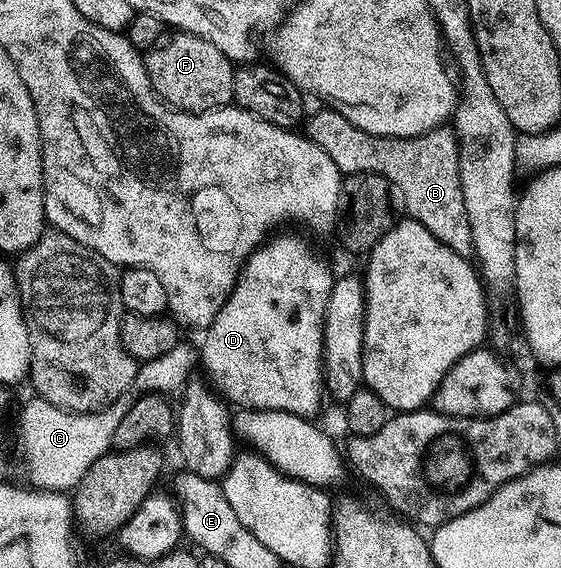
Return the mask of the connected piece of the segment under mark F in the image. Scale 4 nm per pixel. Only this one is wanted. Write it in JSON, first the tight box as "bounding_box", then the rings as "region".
{"bounding_box":[144,31,234,113],"region":[[[177,31],[172,35],[169,42],[166,40],[144,54],[145,70],[154,93],[168,108],[182,113],[210,113],[212,109],[232,106],[234,62],[215,43],[207,43],[207,39],[194,33]]]}

